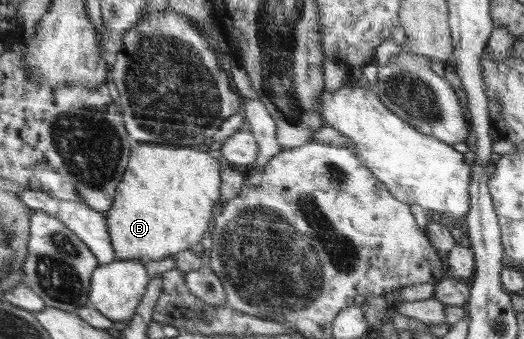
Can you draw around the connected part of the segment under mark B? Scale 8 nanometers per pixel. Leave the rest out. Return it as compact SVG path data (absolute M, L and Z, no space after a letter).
M166 144L133 145L112 206L104 213L115 256L120 260L161 260L177 252L190 250L200 242L202 234L212 228L212 207L223 202L220 196L220 175L224 165L226 163L208 155L206 149L197 146L174 148Z

